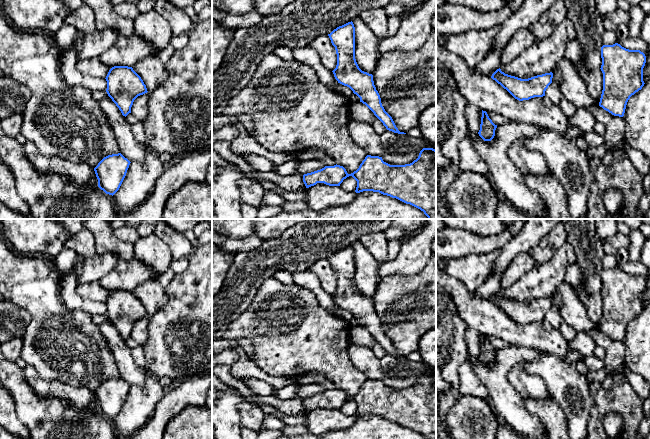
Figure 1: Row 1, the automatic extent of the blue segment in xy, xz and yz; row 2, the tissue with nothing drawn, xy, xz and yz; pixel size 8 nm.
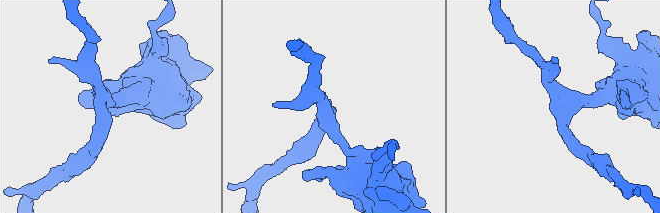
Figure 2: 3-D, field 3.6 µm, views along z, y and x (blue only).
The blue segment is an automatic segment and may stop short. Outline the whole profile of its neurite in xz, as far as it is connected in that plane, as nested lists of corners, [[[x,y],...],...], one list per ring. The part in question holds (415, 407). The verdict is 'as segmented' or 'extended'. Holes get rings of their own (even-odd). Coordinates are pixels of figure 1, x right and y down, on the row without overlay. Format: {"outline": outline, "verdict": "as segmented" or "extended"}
{"outline": [[[423,372],[416,384],[405,389],[390,389],[384,386],[382,381],[367,379],[359,392],[351,398],[348,398],[343,390],[336,388],[304,398],[303,406],[306,412],[317,407],[340,410],[343,404],[349,400],[357,405],[356,417],[379,416],[410,428],[423,435],[425,439],[436,439],[436,374],[433,372]]], "verdict": "as segmented"}

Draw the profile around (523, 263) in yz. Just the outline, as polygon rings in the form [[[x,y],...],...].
[[[528,252],[518,254],[506,268],[502,276],[502,289],[513,285],[518,279],[530,272],[534,267],[535,261]]]

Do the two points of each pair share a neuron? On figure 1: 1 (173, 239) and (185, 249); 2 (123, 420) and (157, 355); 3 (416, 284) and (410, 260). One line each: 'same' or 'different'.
1: same
2: different
3: different

